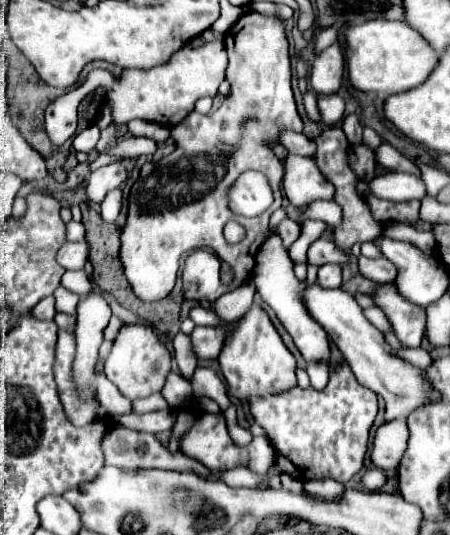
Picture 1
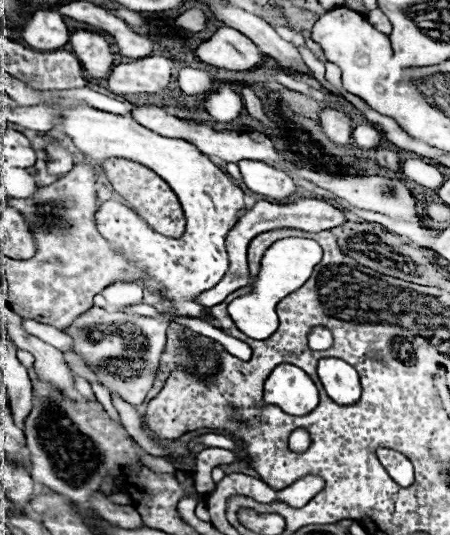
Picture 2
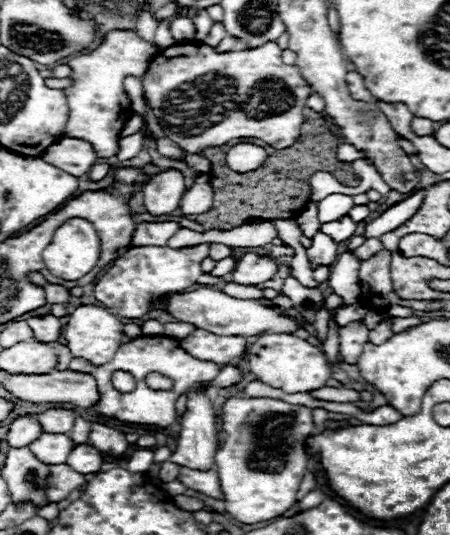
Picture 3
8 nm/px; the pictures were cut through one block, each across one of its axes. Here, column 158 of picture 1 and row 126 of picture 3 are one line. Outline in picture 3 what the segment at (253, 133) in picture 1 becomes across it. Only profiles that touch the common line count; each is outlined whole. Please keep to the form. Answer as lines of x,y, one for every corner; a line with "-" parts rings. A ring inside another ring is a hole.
276,42
222,54
204,44
170,46
152,60
142,84
148,106
164,126
168,138
190,154
202,154
212,146
224,146
234,138
264,138
264,142
272,148
288,148
300,136
300,126
304,122
302,110
306,108
306,98
312,94
310,84
302,78
298,68
282,62
282,50

